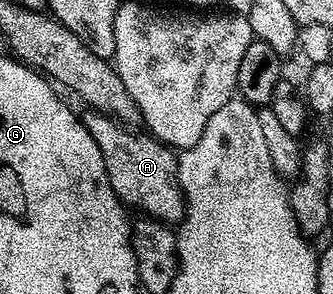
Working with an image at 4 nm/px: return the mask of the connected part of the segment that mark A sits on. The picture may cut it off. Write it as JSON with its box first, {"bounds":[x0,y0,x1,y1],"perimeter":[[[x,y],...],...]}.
{"bounds":[82,111,184,223],"perimeter":[[[88,111],[87,114],[83,114],[82,120],[84,126],[90,131],[90,135],[94,135],[94,143],[98,143],[98,147],[102,151],[102,163],[106,163],[106,175],[110,179],[110,187],[114,187],[114,195],[118,195],[120,200],[124,202],[125,206],[129,210],[140,209],[139,211],[143,216],[153,217],[156,221],[162,221],[165,223],[179,223],[184,220],[184,193],[180,189],[180,183],[176,180],[176,163],[178,160],[177,154],[173,150],[169,149],[168,146],[163,145],[161,141],[157,141],[155,137],[149,135],[147,132],[136,133],[140,131],[133,131],[129,126],[120,124],[115,117],[108,117],[105,113],[97,111]]]}

